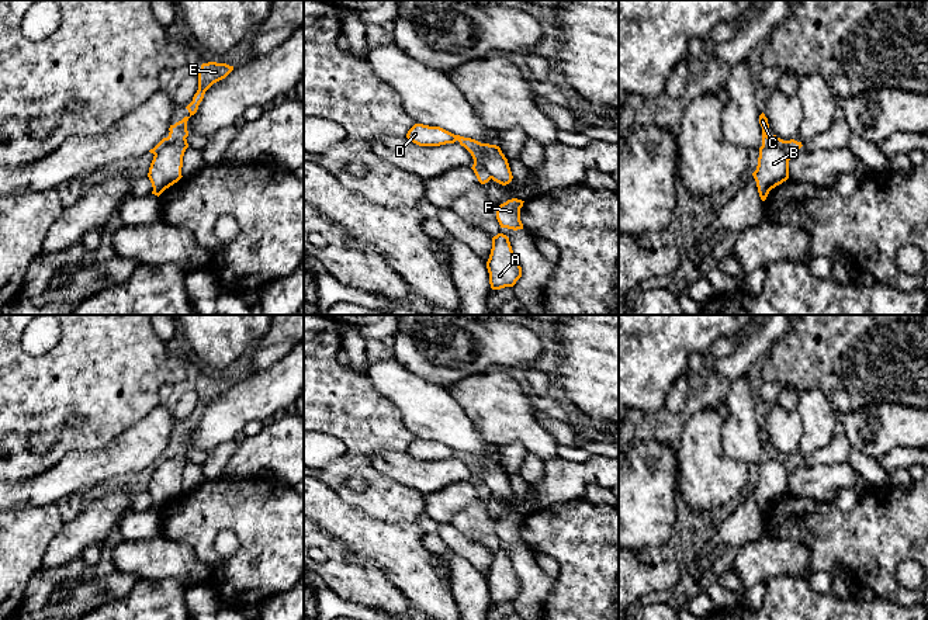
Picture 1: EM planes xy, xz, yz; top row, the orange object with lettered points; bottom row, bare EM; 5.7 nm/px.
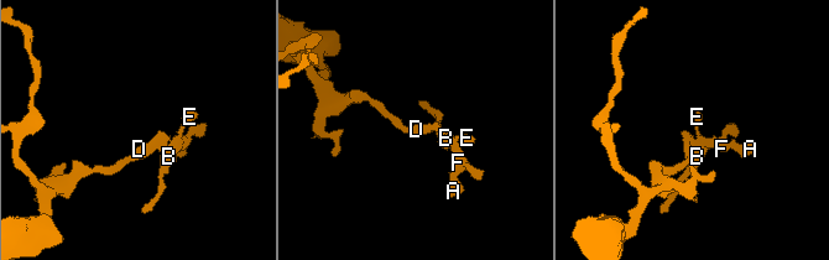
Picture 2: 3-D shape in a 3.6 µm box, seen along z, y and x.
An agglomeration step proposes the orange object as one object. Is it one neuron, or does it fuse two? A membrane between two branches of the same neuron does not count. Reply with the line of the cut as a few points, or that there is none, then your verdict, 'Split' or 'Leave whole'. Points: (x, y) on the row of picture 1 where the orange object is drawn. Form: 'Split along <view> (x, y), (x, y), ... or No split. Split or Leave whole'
Split along xz (481, 144), (481, 165), (491, 177). Split

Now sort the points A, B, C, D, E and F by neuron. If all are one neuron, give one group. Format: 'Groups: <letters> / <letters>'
Groups: A B F / C D E

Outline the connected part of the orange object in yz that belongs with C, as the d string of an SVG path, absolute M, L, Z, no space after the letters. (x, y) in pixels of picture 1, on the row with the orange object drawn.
M763 112L759 115L759 124L762 127L762 146L768 146L768 145L782 145L785 148L785 152L786 152L789 160L803 146L801 142L797 142L794 139L783 141L783 139L778 138L776 135L773 135L772 138L769 138L768 136L769 124L768 124L768 118L765 117Z

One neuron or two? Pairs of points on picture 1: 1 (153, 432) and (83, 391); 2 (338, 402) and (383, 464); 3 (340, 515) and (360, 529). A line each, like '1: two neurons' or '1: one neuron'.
1: two neurons
2: two neurons
3: one neuron

